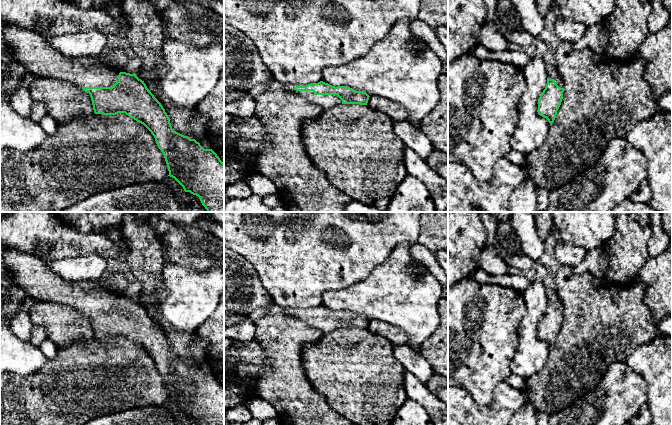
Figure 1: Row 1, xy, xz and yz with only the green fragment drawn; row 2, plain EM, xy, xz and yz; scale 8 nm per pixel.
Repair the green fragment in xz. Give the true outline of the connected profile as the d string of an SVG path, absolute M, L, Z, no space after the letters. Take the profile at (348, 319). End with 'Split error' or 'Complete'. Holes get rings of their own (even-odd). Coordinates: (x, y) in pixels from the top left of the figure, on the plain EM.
M320 305L306 310L296 310L294 316L311 327L327 334L337 328L367 329L369 319L364 315L356 315L346 310L332 310Z. Split error

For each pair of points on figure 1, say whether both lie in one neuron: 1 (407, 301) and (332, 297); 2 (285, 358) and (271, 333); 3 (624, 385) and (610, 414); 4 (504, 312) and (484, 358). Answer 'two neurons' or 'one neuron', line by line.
1: one neuron
2: one neuron
3: one neuron
4: one neuron

